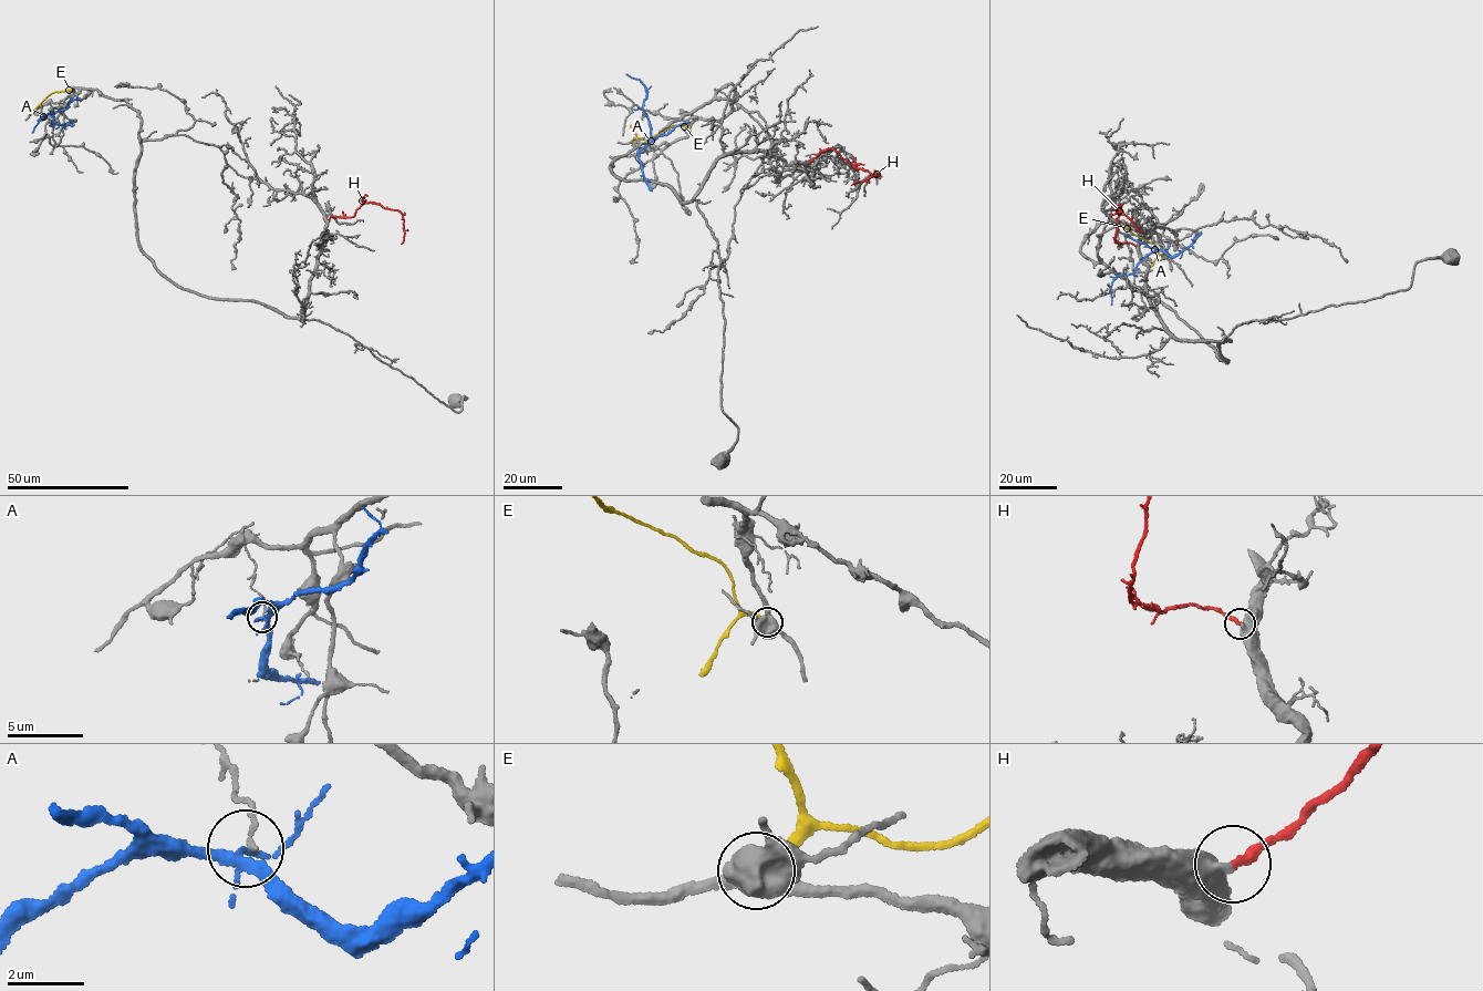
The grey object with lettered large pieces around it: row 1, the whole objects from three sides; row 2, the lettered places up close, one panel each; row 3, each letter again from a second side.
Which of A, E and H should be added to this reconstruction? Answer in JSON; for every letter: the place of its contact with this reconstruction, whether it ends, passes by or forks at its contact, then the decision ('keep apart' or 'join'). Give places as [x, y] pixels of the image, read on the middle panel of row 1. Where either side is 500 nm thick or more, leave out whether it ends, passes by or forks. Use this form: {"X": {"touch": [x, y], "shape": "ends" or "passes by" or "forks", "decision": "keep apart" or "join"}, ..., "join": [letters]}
{"A": {"touch": [646, 146], "shape": "forks", "decision": "keep apart"}, "E": {"touch": [633, 142], "shape": "ends", "decision": "keep apart"}, "H": {"touch": [808, 163], "shape": "ends", "decision": "join"}, "join": ["H"]}

